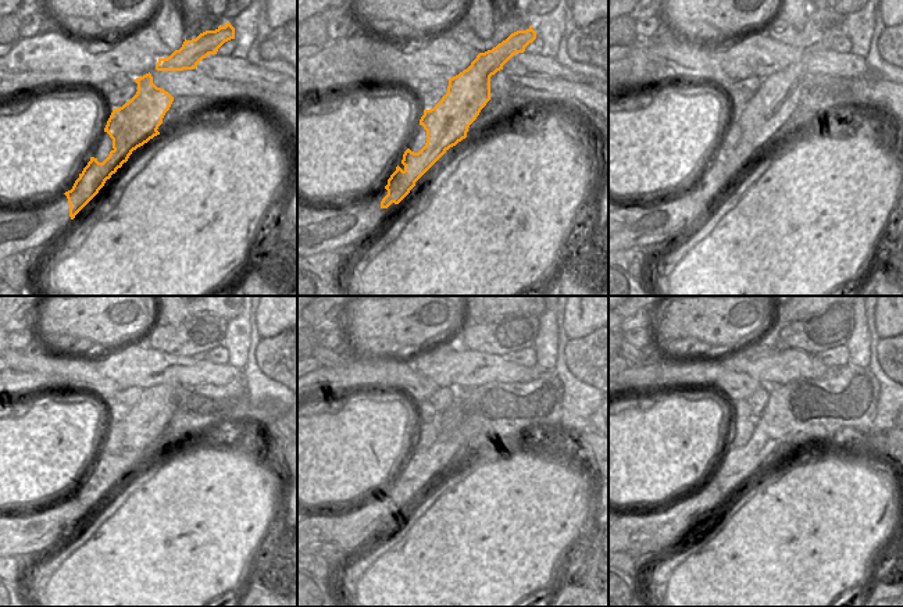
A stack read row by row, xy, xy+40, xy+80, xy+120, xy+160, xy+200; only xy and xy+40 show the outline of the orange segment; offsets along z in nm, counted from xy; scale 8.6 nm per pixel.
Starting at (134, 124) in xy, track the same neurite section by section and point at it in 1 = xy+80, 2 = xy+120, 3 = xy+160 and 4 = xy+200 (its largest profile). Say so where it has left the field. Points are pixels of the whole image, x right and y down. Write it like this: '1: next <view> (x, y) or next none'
1: next xy+80 (777, 97)
2: next xy+120 (146, 420)
3: next xy+160 (452, 418)
4: next xy+200 (720, 472)

